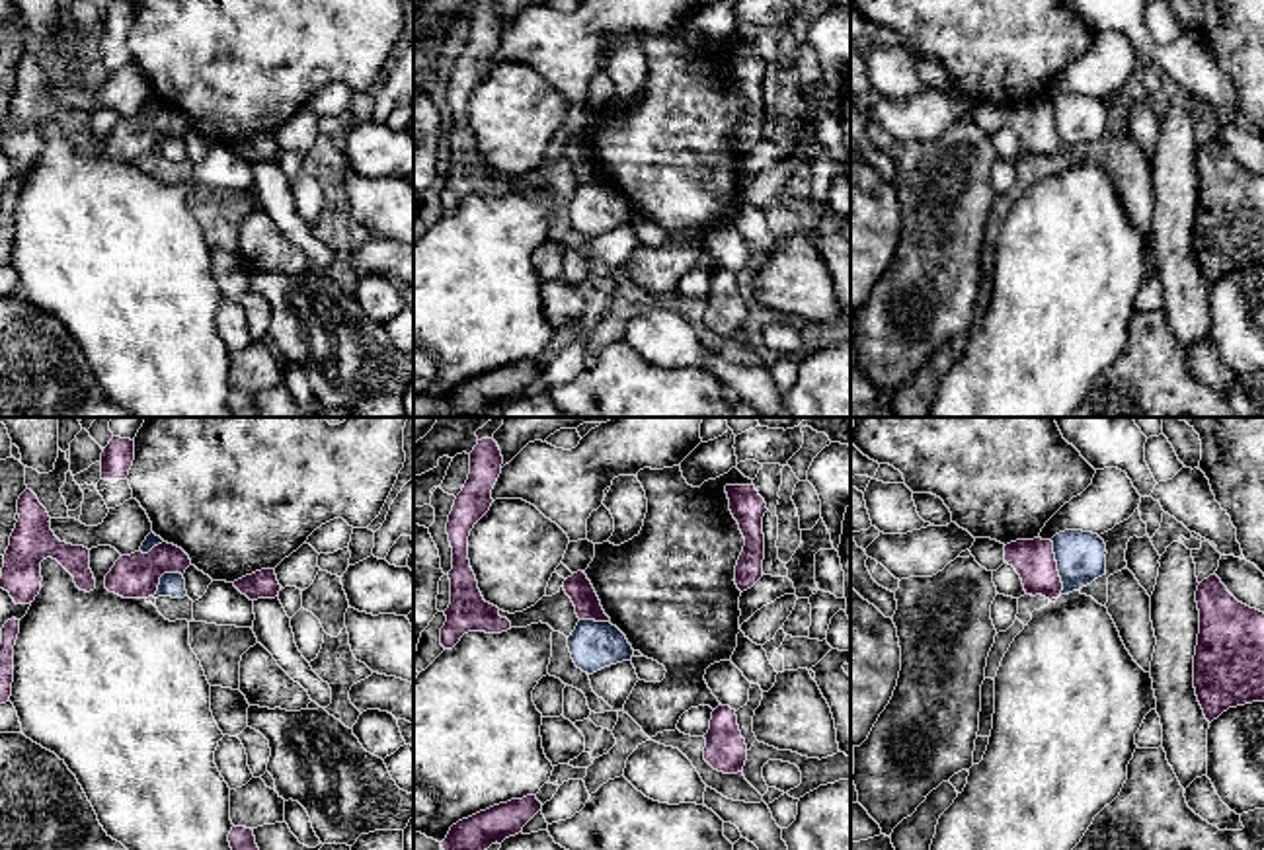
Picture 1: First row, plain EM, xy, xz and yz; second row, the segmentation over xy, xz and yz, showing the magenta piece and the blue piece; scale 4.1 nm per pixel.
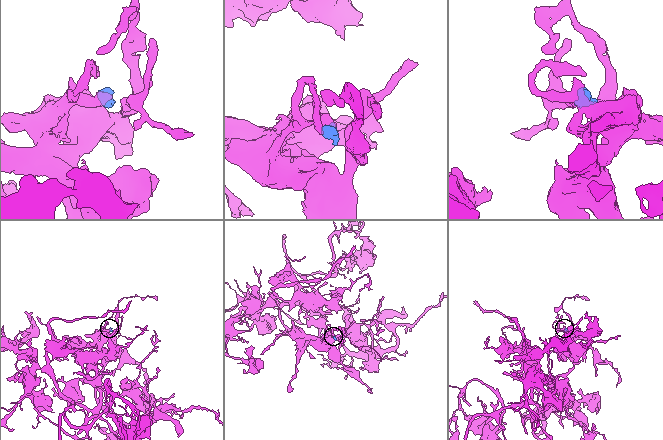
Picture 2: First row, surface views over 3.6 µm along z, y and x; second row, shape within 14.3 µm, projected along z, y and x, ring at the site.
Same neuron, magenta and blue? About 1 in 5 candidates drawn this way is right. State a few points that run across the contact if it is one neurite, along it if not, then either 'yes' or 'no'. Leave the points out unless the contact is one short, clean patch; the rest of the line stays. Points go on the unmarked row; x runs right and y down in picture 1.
line yz (1050, 104), (1062, 156); no

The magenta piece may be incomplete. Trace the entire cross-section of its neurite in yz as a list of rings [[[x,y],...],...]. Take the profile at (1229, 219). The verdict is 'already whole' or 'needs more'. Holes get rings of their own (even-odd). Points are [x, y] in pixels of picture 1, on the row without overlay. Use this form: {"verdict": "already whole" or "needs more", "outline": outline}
{"verdict": "already whole", "outline": [[[1213,136],[1198,148],[1194,251],[1211,287],[1229,271],[1264,265],[1264,175],[1239,166]]]}

